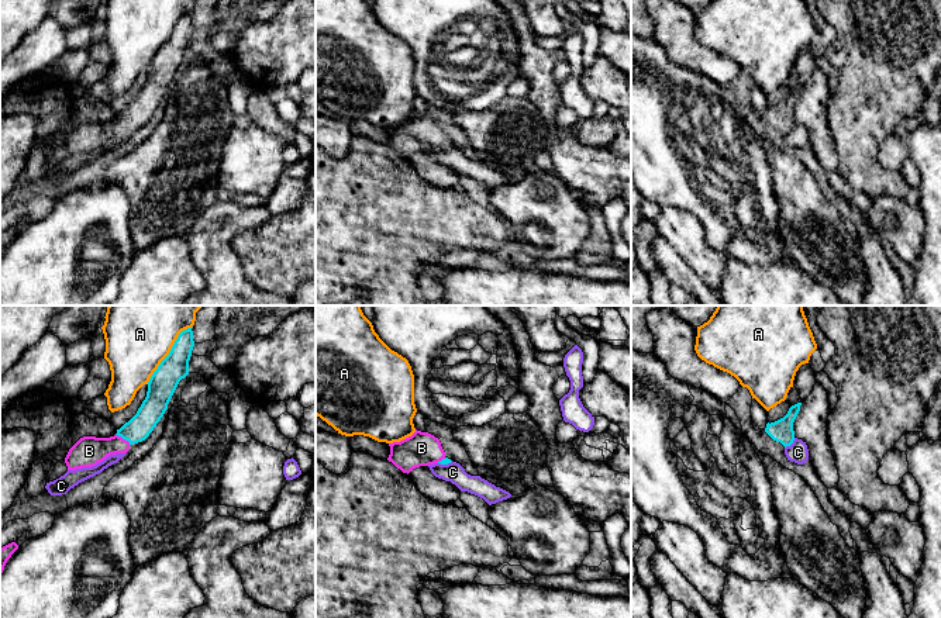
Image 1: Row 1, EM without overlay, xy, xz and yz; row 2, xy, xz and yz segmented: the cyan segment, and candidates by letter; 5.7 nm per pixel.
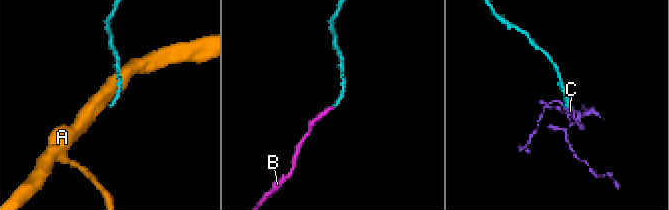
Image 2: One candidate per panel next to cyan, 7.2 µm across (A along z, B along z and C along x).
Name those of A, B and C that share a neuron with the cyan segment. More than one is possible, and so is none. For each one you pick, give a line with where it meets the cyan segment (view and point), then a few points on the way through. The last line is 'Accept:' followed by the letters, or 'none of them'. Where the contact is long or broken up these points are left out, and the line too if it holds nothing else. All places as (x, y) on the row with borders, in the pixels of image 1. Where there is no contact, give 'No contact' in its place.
B: Touches cyan at xy (123, 438). Path across: xy (152, 408), (123, 438), (117, 444), (89, 451)
Accept: B

